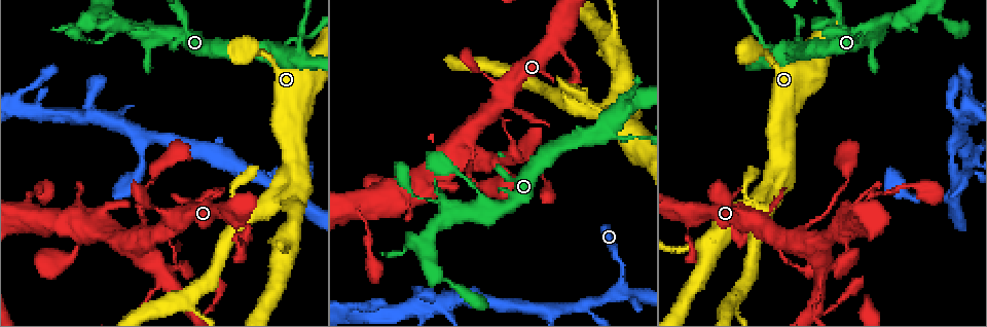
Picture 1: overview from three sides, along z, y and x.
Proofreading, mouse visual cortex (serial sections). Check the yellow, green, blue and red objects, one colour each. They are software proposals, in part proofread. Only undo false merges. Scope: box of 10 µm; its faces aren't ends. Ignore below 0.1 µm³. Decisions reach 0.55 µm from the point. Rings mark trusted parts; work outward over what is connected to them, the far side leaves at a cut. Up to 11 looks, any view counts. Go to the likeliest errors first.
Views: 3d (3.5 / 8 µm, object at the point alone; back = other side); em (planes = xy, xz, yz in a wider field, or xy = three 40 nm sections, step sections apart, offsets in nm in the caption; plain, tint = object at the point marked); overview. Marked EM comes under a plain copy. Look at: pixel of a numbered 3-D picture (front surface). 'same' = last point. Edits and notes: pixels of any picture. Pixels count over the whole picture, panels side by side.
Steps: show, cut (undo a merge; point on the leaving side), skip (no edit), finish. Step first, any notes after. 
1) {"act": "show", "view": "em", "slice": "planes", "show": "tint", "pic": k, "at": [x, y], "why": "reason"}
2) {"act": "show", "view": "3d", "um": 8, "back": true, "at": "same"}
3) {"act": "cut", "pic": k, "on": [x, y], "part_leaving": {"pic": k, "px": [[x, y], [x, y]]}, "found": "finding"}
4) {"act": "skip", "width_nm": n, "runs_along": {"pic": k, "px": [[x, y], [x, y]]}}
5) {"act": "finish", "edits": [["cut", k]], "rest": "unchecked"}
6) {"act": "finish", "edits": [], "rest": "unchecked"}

{"act": "show", "view": "3d", "um": 3.5, "pic": 1, "at": [258, 176], "why": "three arms meet"}

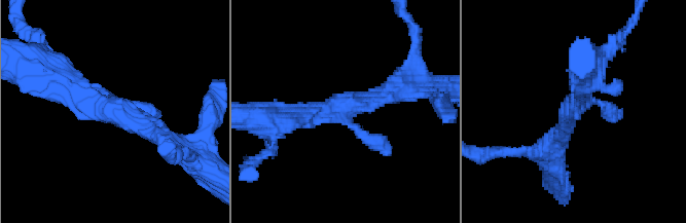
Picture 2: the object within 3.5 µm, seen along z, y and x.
{"act": "show", "view": "em", "slice": "xy", "step": 5, "show": "tint", "pic": 2, "at": [570, 106], "arms": 3, "arm_widths_nm": [200, 300, 300]}

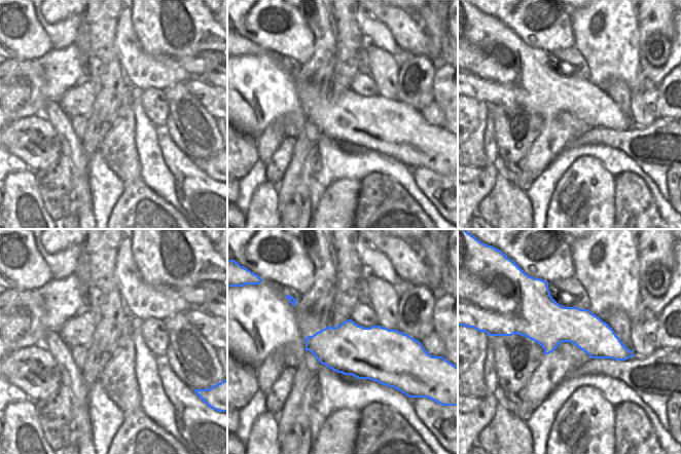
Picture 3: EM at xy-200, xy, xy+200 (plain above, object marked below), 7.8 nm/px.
{"act": "skip", "runs_along": {"pic": 3, "px": [[511, 330], [582, 328], [630, 353]]}, "found": "continuous, no second cell"}

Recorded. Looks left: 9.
{"act": "show", "view": "3d", "um": 8, "pic": 1, "at": [426, 306], "why": "small branch off a trunk"}

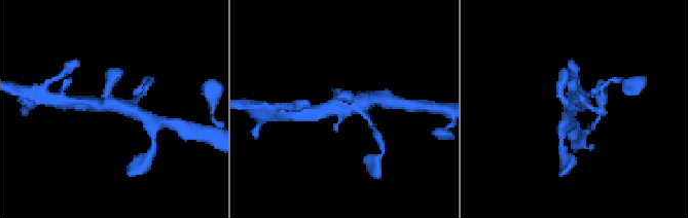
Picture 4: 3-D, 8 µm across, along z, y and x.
{"act": "show", "view": "3d", "um": 3.5, "at": "same"}

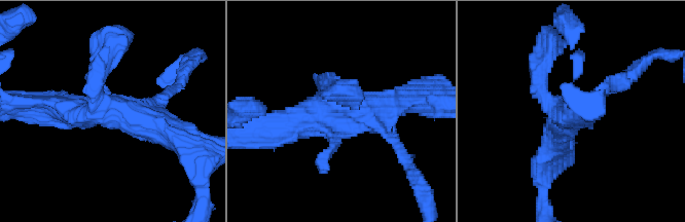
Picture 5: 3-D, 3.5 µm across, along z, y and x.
{"act": "show", "view": "em", "slice": "xy", "step": 1, "show": "tint", "pic": 5, "at": [341, 110]}

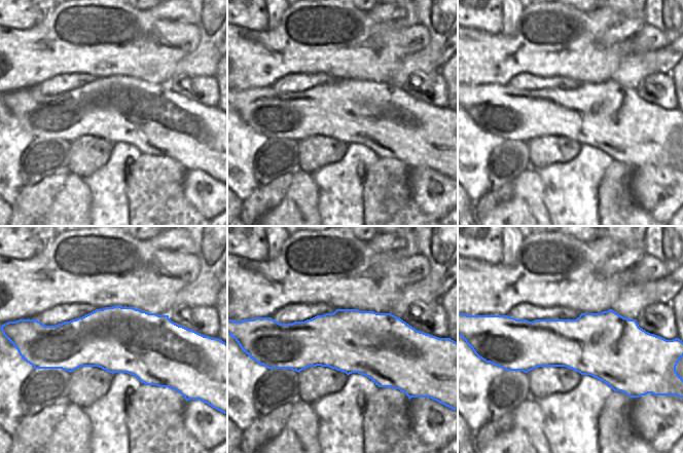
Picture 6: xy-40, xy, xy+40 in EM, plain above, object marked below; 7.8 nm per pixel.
{"act": "skip", "width_nm": 500, "runs_along": {"pic": 5, "px": [[404, 101], [325, 111], [278, 133]]}, "found": "one cell here"}

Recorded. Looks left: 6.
{"act": "show", "view": "3d", "um": 8, "pic": 1, "at": [470, 142], "why": "small branch off a trunk"}

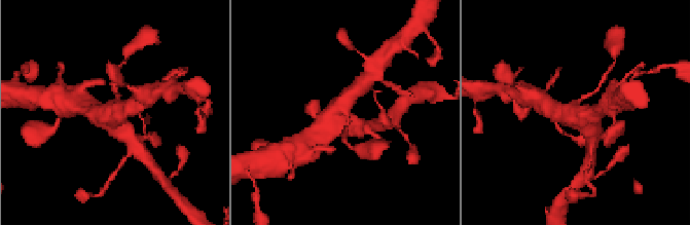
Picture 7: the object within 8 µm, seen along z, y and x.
{"act": "show", "view": "em", "slice": "planes", "show": "tint", "at": "same", "arms": 4, "arm_widths_nm": [150, 500, 600, 600], "why": "need the tissue"}

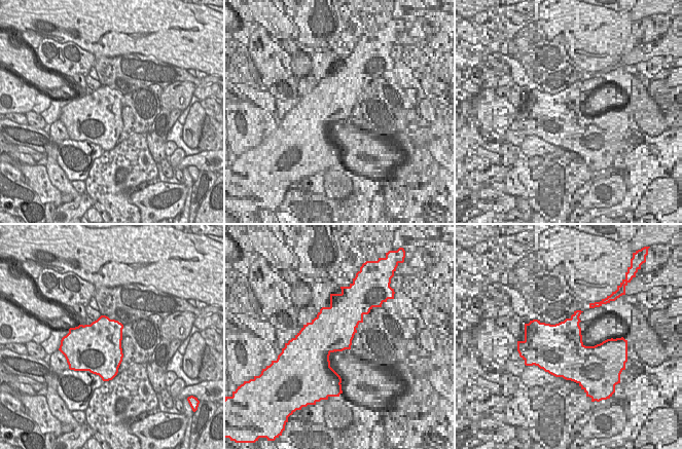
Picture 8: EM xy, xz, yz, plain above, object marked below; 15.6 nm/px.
{"act": "skip", "runs_along": {"pic": 7, "px": [[358, 88], [334, 111], [323, 132]]}, "found": "one cell here"}

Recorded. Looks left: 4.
{"act": "show", "view": "3d", "um": 3.5, "pic": 1, "at": [867, 199], "why": "sharp bend"}

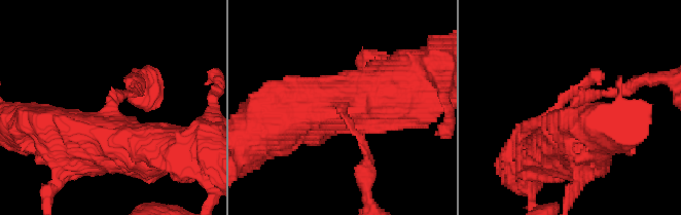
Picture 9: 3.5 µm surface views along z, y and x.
{"act": "show", "view": "em", "slice": "xy", "step": 1, "show": "tint", "pic": 9, "at": [113, 110], "why": "shape alone is not enough"}

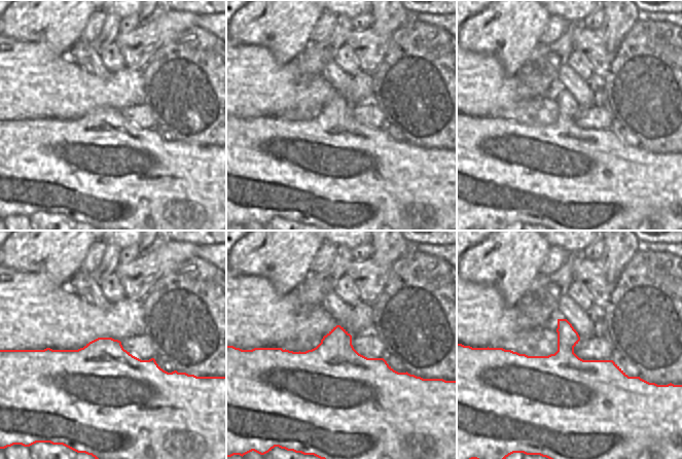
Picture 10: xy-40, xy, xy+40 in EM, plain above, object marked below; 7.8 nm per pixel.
{"act": "skip", "runs_along": {"pic": 9, "px": [[405, 84], [291, 115]]}, "found": "all the same cell"}

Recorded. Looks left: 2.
{"act": "finish", "edits": [], "rest": "unchecked"}

